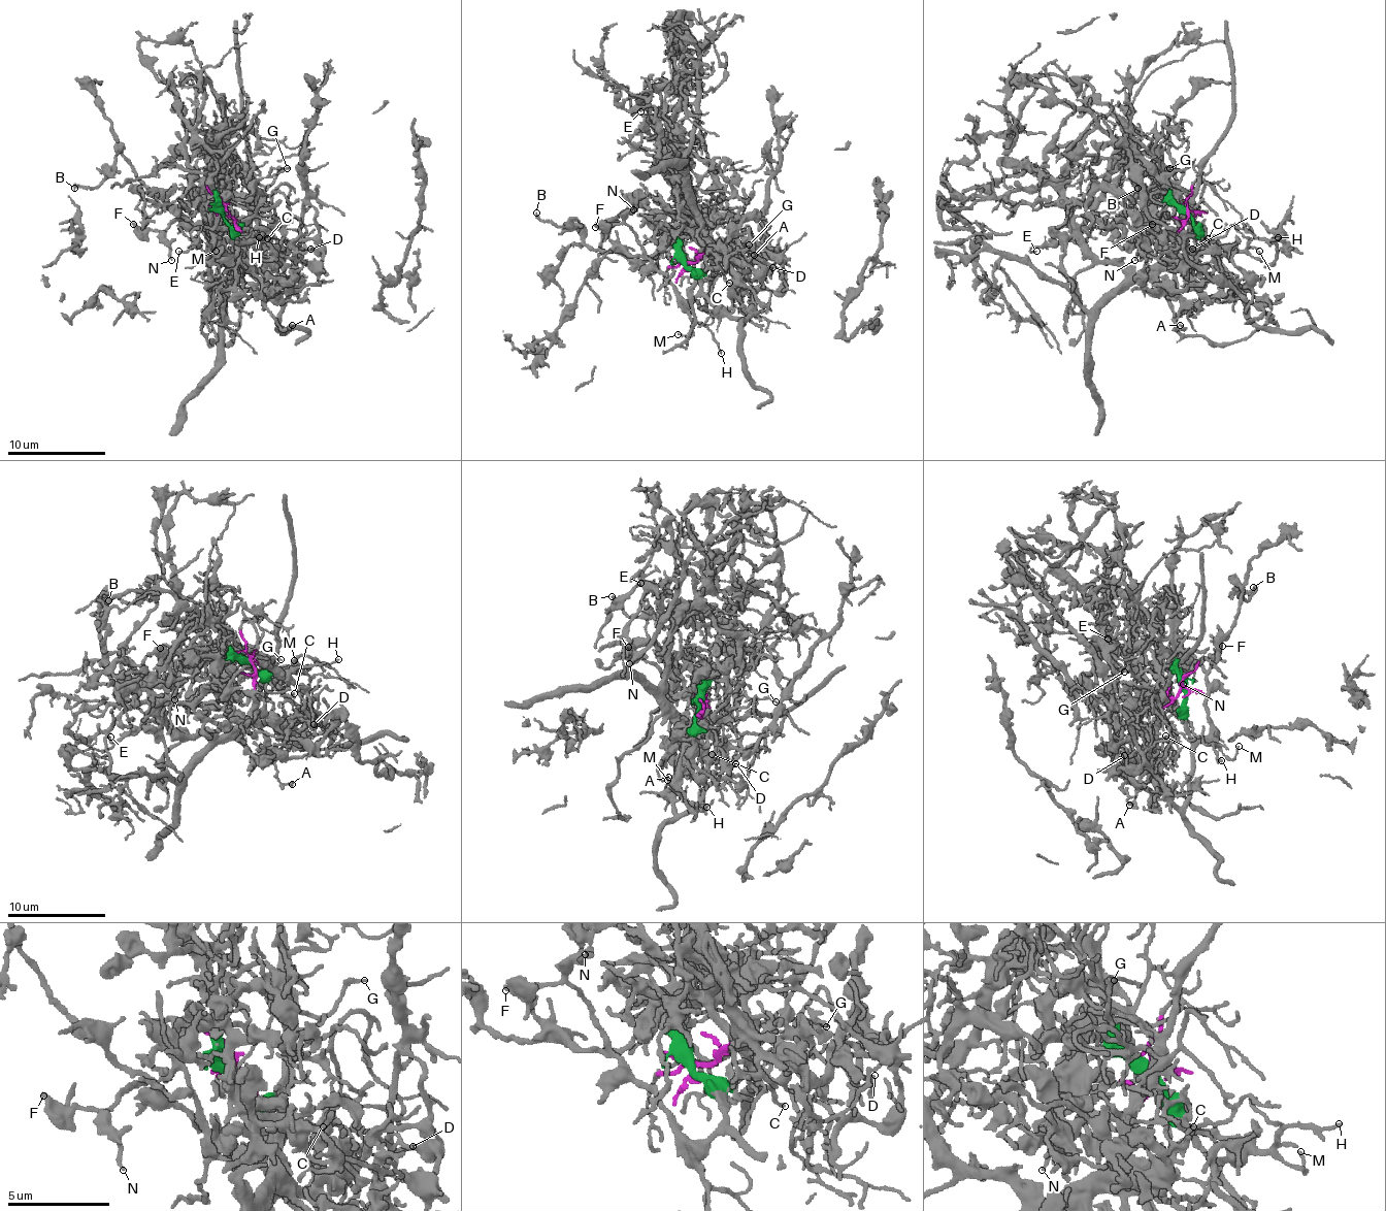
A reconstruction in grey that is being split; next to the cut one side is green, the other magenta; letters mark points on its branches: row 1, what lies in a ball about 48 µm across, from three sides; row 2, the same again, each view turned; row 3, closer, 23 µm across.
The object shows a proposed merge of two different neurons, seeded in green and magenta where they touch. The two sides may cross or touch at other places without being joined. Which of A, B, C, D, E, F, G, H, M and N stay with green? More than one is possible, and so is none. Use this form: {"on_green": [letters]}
{"on_green": ["B", "F", "H", "M", "N"]}

